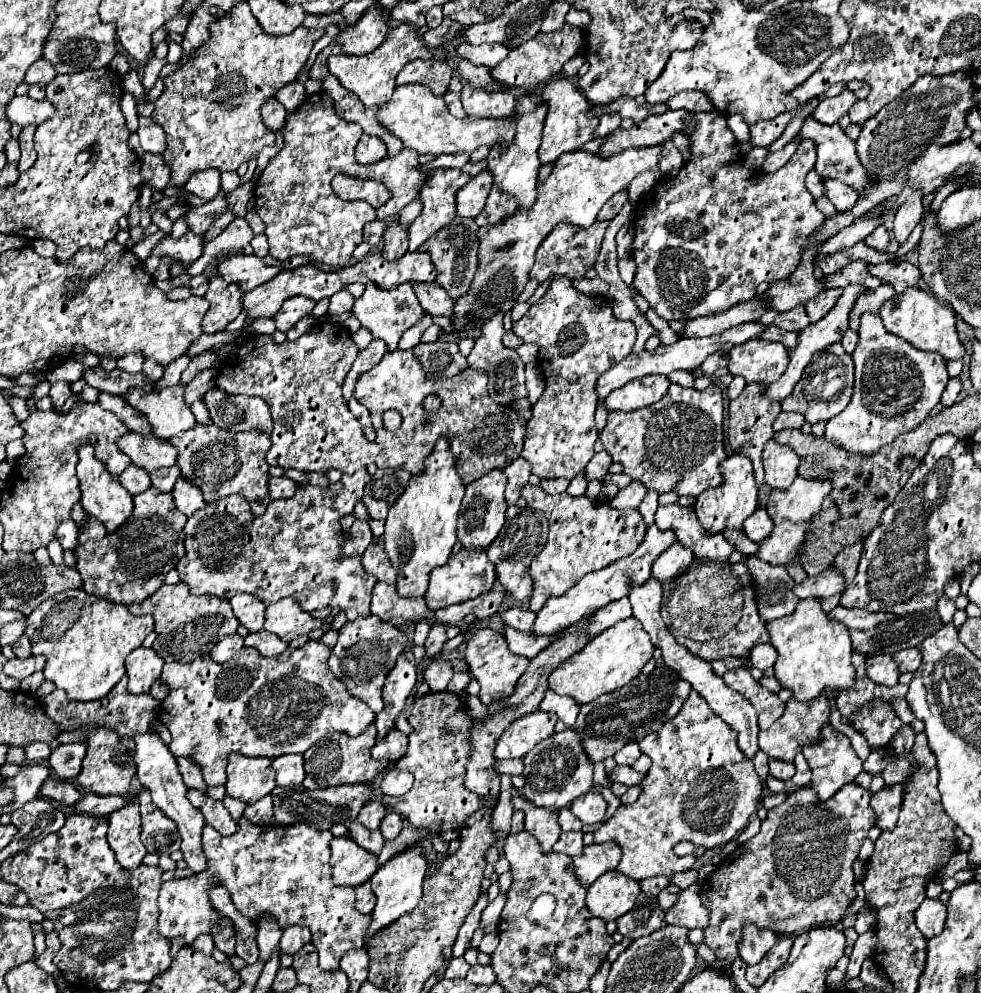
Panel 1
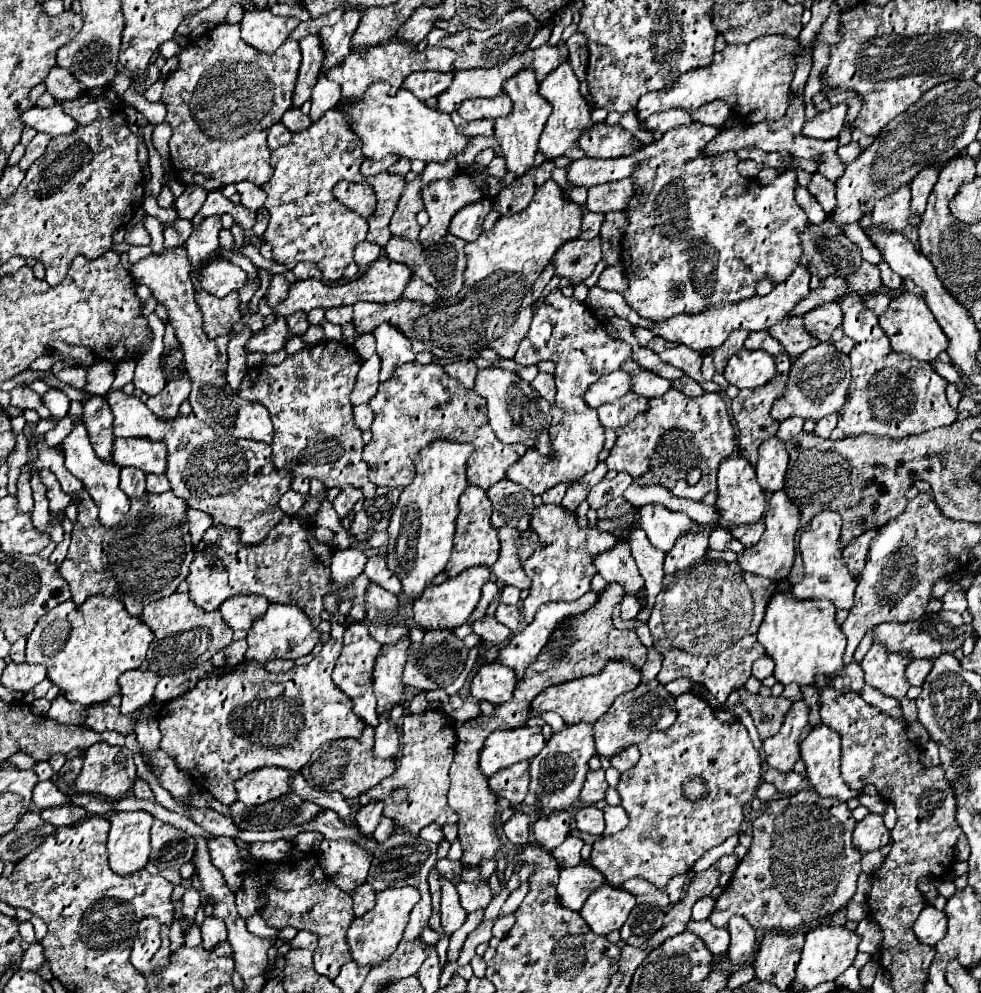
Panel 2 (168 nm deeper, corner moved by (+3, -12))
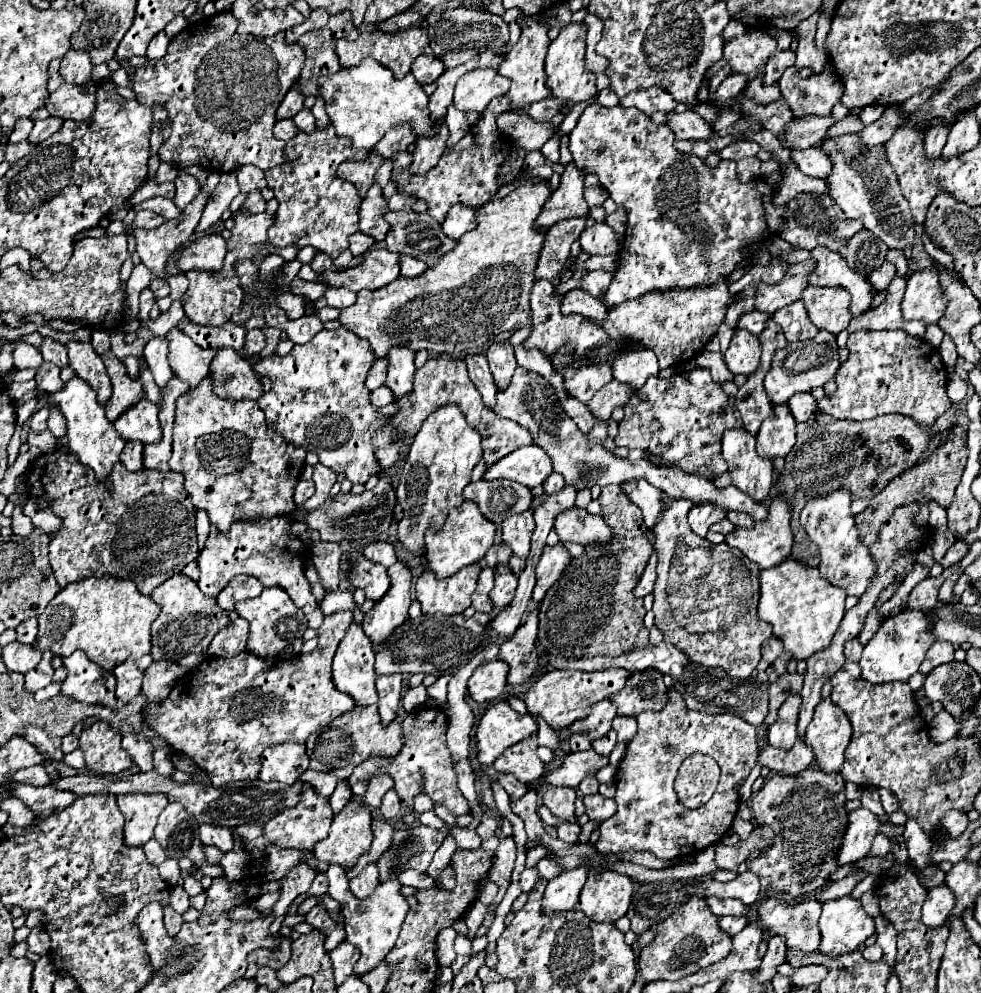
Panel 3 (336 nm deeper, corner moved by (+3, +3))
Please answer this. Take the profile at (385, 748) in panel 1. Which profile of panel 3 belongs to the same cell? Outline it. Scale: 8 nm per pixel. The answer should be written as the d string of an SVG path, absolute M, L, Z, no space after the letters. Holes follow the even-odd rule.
M388 674L388 676L378 676L376 678L376 690L380 696L378 710L382 724L388 726L396 718L396 710L400 706L400 696L402 696L402 676L398 674Z

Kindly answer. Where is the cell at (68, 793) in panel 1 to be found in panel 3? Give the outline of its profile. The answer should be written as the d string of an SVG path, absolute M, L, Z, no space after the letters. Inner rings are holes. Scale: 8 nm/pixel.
M38 764L38 766L30 766L22 772L18 772L18 776L14 776L16 782L22 782L22 784L30 784L30 786L46 786L50 784L50 776L46 774L44 766Z

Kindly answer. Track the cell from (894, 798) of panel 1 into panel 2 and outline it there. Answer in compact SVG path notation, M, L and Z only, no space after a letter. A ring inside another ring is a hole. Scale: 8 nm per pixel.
M870 813L866 815L854 829L854 847L864 855L868 851L878 851L880 847L888 845L890 831L884 827L882 815Z

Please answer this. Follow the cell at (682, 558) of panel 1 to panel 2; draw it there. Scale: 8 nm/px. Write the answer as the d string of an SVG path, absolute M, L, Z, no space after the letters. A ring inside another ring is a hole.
M698 525L694 531L688 531L686 535L678 537L678 543L666 553L664 561L664 573L674 575L680 569L690 567L692 563L700 561L708 551L708 537L714 527L702 527Z

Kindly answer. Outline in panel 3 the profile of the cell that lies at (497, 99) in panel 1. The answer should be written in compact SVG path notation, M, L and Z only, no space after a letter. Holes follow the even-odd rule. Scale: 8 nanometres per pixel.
M492 68L474 70L462 76L454 90L454 106L462 112L482 112L496 96L504 96L510 80Z

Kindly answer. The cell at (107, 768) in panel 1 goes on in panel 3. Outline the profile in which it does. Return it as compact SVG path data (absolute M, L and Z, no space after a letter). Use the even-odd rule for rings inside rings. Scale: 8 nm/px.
M96 722L80 734L80 750L84 752L86 770L94 774L120 774L132 766L132 758L120 746L120 732L114 732L108 722Z

